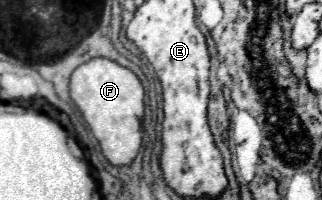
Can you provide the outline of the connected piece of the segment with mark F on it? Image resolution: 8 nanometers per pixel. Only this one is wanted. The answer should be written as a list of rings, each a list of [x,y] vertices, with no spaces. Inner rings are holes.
[[[94,58],[78,66],[70,78],[70,98],[82,112],[112,166],[128,166],[142,146],[140,120],[144,116],[144,88],[136,74],[112,60]]]

